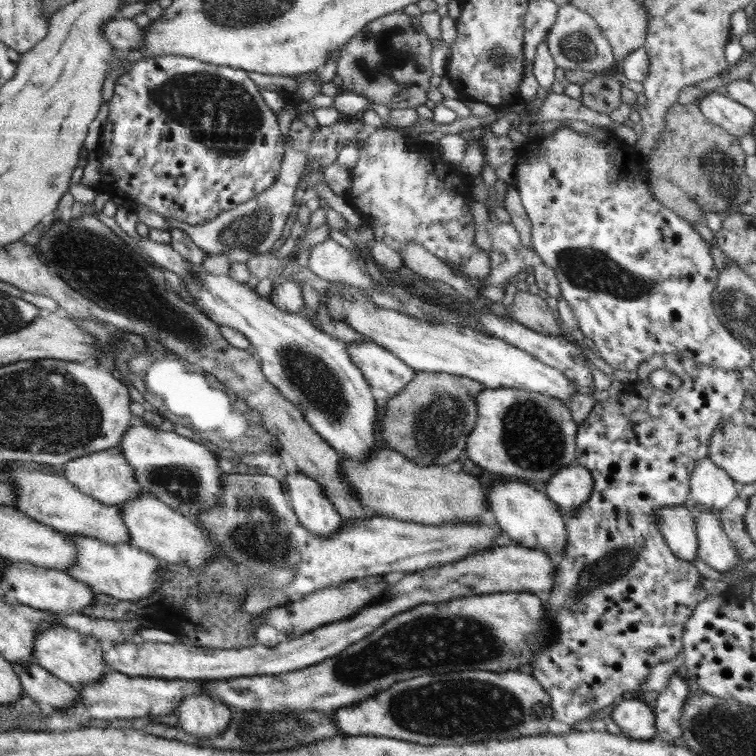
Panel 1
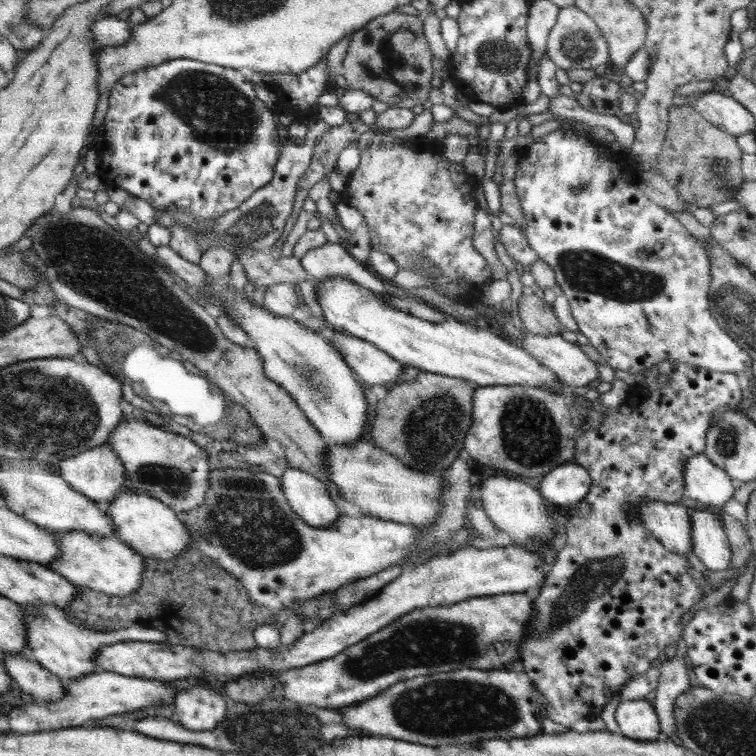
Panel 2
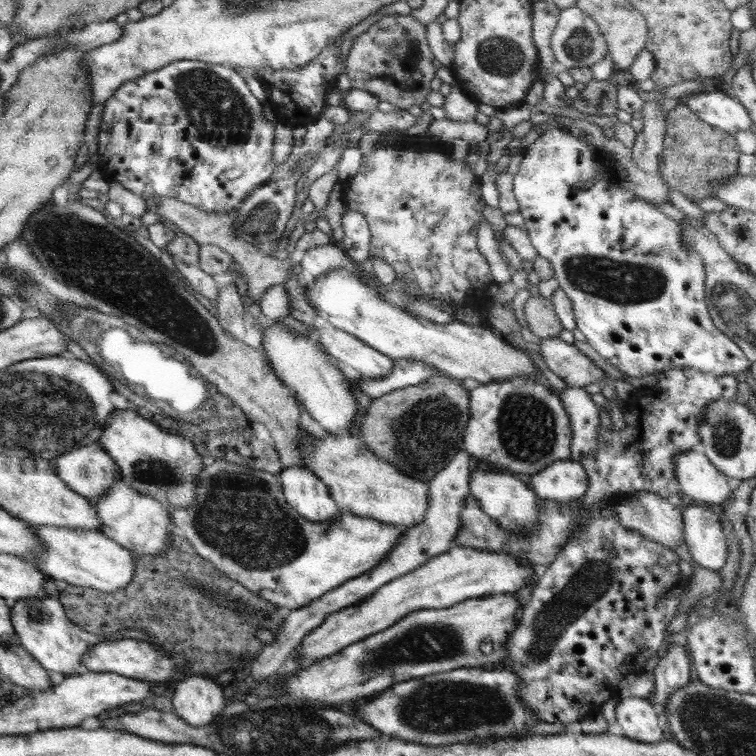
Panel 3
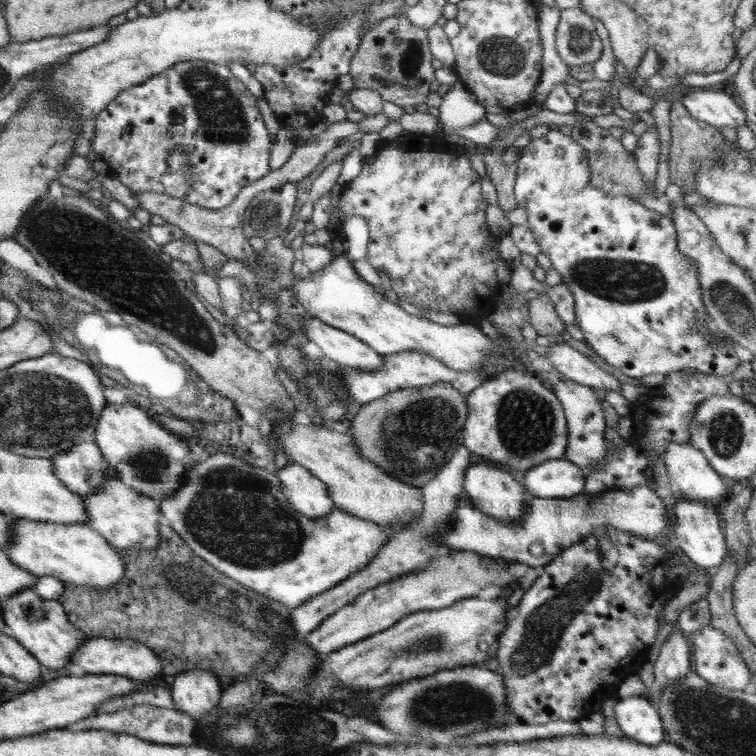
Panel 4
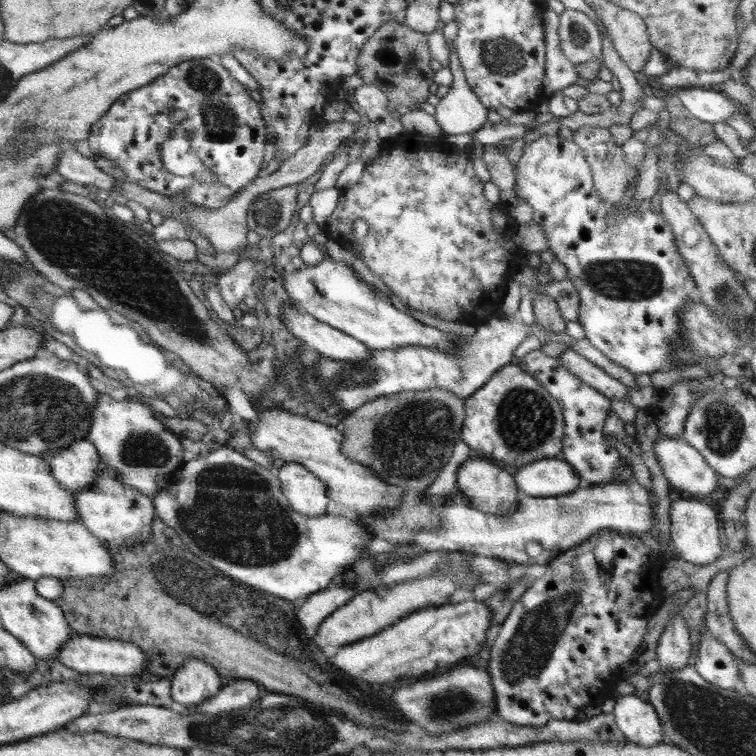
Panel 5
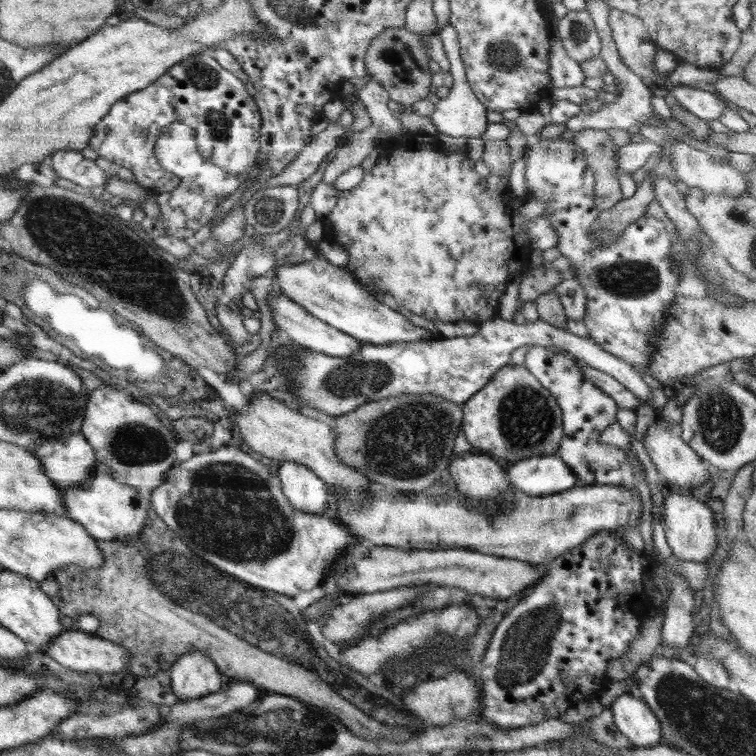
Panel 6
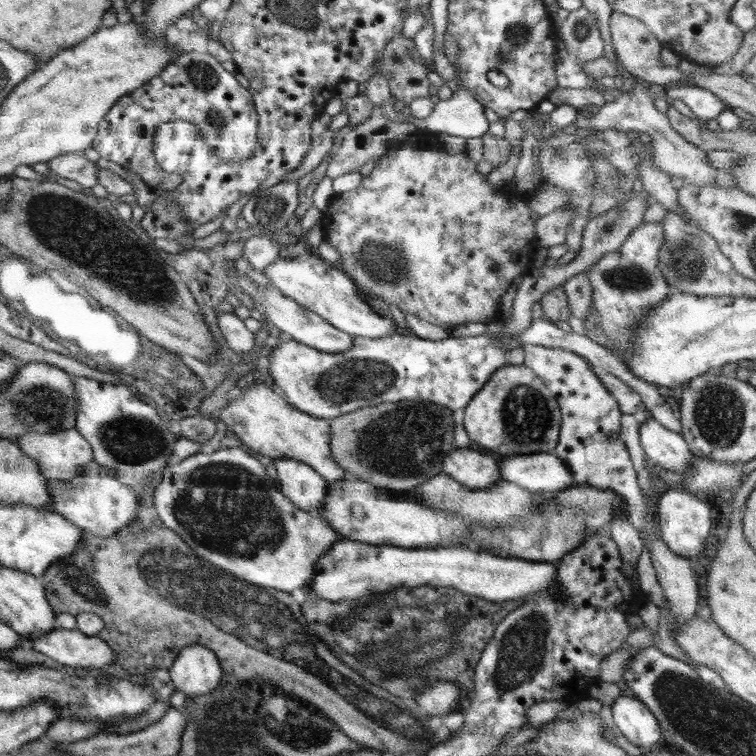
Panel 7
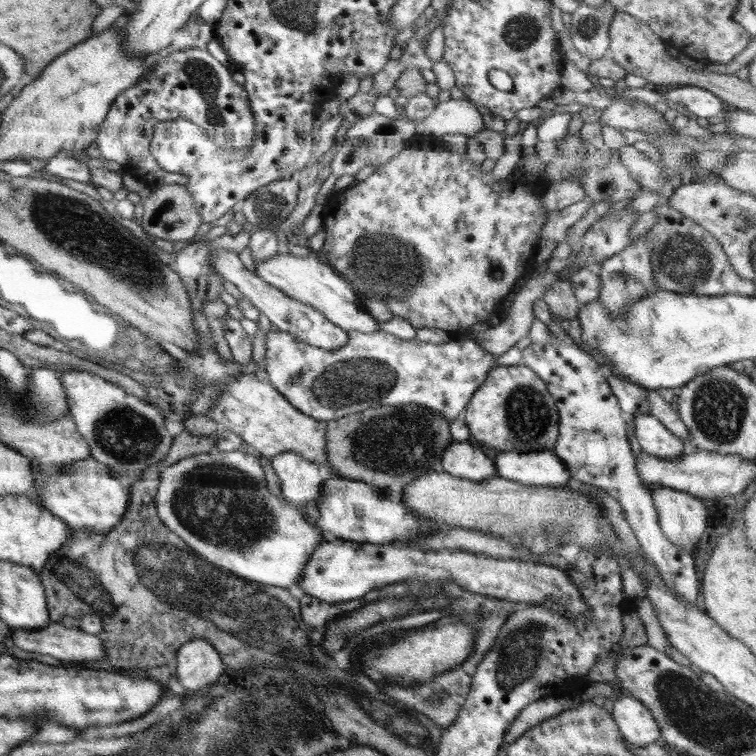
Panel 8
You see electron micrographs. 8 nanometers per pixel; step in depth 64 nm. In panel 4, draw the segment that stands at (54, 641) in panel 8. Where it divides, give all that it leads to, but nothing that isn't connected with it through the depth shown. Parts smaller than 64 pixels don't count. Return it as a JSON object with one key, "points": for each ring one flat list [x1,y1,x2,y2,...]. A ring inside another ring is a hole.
{"points":[[93,637,86,639,86,642,78,648,78,652,72,654,69,663,80,666,87,674,122,675,130,679,140,680,149,680,163,675,158,655,154,654,154,651,150,650,150,648,138,643,138,640,130,638,107,639]]}

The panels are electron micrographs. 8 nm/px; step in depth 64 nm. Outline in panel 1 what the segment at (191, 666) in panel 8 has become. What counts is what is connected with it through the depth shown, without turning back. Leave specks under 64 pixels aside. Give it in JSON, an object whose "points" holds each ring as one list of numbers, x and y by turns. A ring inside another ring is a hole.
{"points":[[206,693,185,696,174,712,179,717,178,727,200,742,224,732,232,716,227,705]]}

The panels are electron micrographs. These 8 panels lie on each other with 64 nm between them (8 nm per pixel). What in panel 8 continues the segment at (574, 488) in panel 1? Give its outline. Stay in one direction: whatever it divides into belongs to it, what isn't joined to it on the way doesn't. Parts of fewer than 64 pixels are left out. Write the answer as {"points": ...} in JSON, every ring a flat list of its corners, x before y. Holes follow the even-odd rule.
{"points":[[552,450,529,453,500,451,493,461,498,476,527,487,567,486,571,478,563,460]]}

